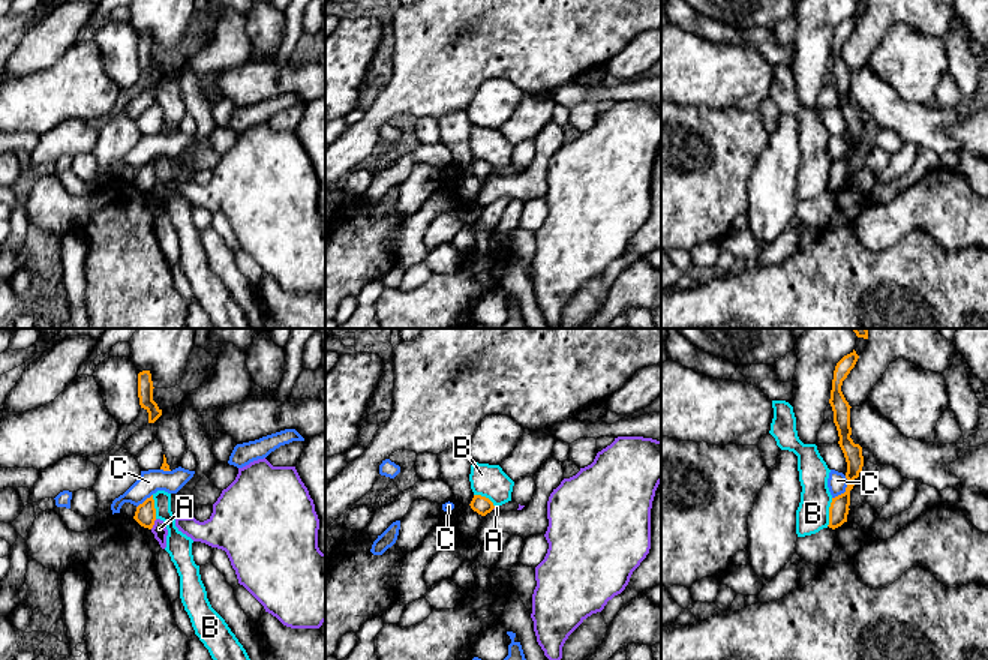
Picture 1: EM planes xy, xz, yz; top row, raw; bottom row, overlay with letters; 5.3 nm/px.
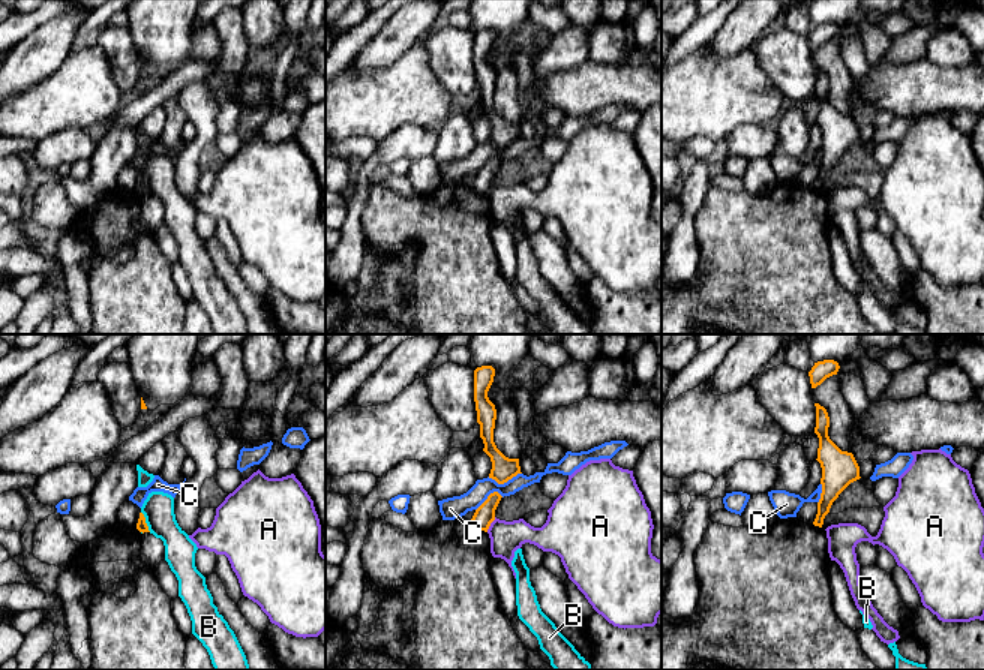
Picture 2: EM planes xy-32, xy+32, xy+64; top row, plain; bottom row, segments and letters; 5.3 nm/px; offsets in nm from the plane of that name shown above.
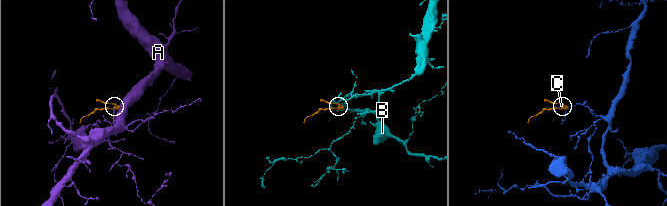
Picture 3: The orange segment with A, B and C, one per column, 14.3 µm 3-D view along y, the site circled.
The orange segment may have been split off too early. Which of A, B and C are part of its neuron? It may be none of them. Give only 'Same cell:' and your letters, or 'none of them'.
Same cell: none of them

